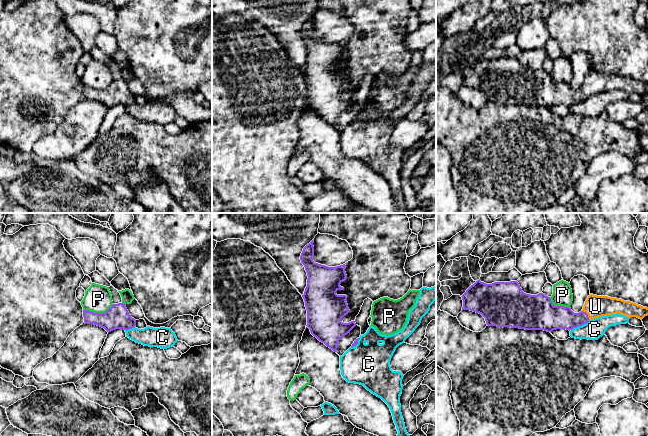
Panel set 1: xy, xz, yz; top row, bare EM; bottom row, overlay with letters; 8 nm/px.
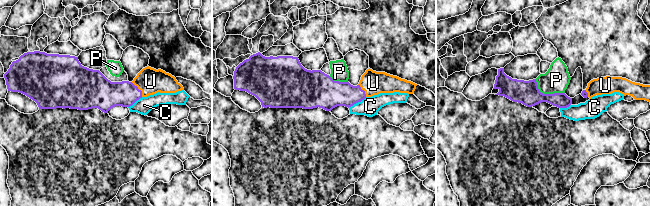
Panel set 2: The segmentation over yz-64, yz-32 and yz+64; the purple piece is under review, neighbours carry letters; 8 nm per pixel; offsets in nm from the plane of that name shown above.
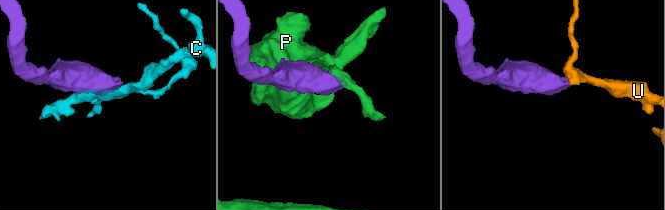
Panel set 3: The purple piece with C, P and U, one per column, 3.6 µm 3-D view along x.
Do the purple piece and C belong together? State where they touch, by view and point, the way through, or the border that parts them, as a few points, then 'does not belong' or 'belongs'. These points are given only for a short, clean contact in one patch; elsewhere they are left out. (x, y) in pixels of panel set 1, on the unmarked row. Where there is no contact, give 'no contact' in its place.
yz (579, 101) | along yz (590, 96), (569, 106) | does not belong

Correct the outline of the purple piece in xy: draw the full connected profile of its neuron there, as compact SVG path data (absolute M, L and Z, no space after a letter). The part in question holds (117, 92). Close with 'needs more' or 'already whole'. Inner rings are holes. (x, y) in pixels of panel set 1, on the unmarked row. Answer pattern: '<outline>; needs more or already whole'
M124 79L113 80L105 89L83 86L84 98L104 104L108 109L116 105L129 106L136 102Z; already whole

